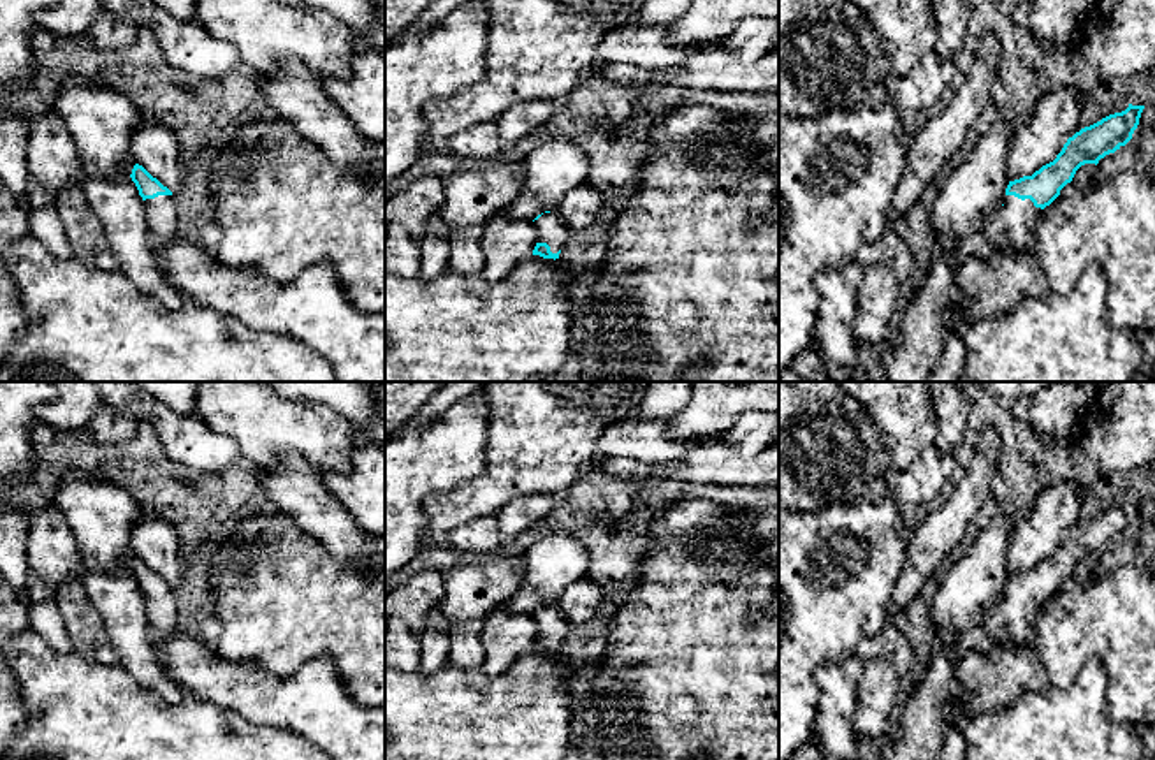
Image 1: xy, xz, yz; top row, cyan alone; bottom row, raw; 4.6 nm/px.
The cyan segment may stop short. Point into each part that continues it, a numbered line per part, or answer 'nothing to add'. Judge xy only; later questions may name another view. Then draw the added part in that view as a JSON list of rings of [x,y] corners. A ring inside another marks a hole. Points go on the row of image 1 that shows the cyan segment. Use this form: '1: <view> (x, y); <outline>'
1: xy (160, 211); [[[174,194],[146,199],[144,211],[149,245],[153,250],[160,250],[176,238],[178,218]]]

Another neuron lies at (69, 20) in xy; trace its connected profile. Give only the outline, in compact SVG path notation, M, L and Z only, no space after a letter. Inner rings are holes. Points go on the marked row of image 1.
M56 0L53 9L35 14L37 26L58 39L88 39L93 21L100 14L100 0Z

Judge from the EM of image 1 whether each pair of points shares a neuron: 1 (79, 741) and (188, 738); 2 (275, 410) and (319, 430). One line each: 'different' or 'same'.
1: same
2: same

